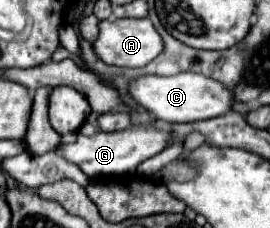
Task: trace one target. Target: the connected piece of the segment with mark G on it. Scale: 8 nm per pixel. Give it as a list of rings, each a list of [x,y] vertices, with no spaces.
[[[128,127],[124,131],[114,131],[114,133],[96,133],[96,135],[82,135],[78,133],[74,143],[64,143],[58,145],[56,153],[78,165],[88,177],[94,179],[110,179],[110,177],[120,177],[126,173],[134,173],[136,165],[142,163],[144,159],[150,159],[154,155],[158,155],[164,147],[166,141],[170,139],[170,133],[166,127],[156,129],[156,127]]]

